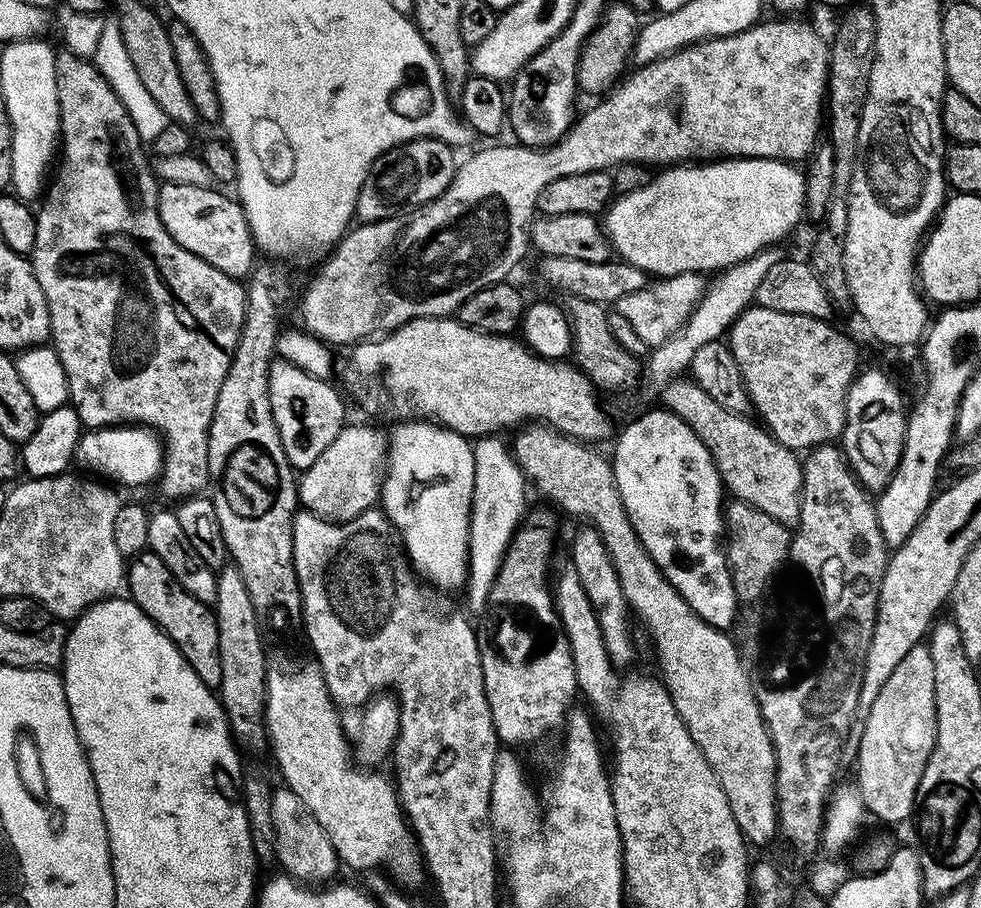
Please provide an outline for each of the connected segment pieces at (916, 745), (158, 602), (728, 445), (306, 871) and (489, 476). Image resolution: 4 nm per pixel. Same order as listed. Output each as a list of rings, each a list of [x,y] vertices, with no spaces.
[[[919,643],[898,662],[894,674],[886,678],[886,686],[882,686],[878,698],[874,698],[874,706],[868,708],[868,716],[863,720],[864,729],[858,745],[860,753],[856,756],[856,776],[860,779],[858,791],[864,800],[865,809],[872,812],[880,820],[888,824],[900,824],[913,815],[916,807],[916,791],[924,773],[926,762],[934,750],[936,741],[936,703],[934,702],[934,662],[930,658],[930,650]]]
[[[147,550],[131,557],[126,564],[127,595],[154,622],[160,630],[167,634],[170,642],[186,658],[190,670],[198,674],[198,678],[208,688],[219,689],[222,682],[222,654],[218,654],[218,622],[215,611],[209,605],[198,602],[174,574],[170,574],[166,562],[158,558],[158,554]]]
[[[691,378],[671,379],[659,390],[659,403],[682,418],[682,422],[698,434],[702,446],[710,450],[721,484],[735,499],[762,510],[762,514],[770,514],[770,518],[785,526],[799,521],[804,470],[801,457],[793,449],[782,446],[755,419],[747,420],[747,415],[726,410],[726,406],[714,402],[714,398],[710,398],[710,394],[706,394],[706,390]]]
[[[280,786],[272,794],[272,812],[276,834],[276,860],[284,867],[281,869],[293,880],[305,885],[327,885],[333,879],[331,876],[336,871],[341,871],[342,865],[334,850],[334,842],[330,842],[330,834],[322,830],[318,818],[310,814],[306,802],[302,802],[302,798],[294,794],[294,790]]]
[[[496,434],[479,437],[472,444],[474,454],[474,490],[472,491],[472,516],[468,527],[468,604],[476,610],[488,602],[490,586],[504,561],[512,535],[520,527],[525,515],[524,471],[518,466],[511,447],[500,441]]]

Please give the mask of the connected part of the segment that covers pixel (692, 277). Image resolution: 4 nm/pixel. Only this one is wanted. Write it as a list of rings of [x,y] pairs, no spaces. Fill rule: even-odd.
[[[683,272],[677,276],[656,278],[645,283],[644,288],[634,290],[634,294],[626,294],[616,301],[614,308],[622,314],[622,318],[626,318],[626,322],[630,322],[642,342],[646,342],[649,349],[654,349],[666,342],[666,338],[674,335],[687,322],[697,302],[704,297],[705,287],[705,277],[698,272]]]

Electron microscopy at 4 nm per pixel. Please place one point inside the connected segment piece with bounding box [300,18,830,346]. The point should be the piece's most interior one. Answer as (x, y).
(761, 94)

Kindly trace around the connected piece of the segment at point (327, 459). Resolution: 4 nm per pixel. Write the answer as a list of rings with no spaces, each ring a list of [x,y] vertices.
[[[349,423],[322,450],[314,466],[303,469],[298,476],[298,500],[307,511],[324,520],[343,522],[360,516],[368,508],[377,507],[384,483],[388,459],[389,437],[368,424]]]

